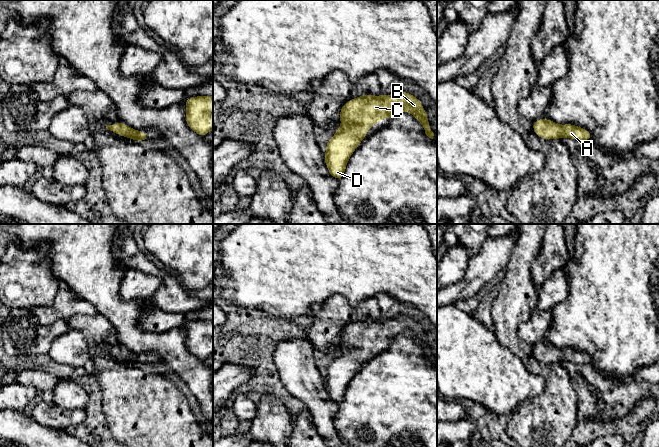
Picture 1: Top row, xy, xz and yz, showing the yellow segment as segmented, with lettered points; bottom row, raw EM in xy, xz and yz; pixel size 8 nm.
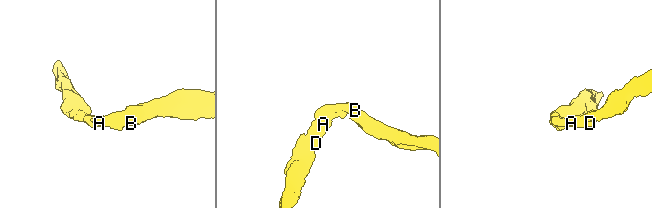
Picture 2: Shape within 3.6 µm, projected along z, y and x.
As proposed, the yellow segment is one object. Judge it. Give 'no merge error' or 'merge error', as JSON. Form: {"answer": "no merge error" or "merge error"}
{"answer": "no merge error"}

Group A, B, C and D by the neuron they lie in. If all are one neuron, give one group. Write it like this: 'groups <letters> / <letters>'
groups A B C D

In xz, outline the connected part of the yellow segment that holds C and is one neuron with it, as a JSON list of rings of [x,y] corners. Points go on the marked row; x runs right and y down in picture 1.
[[[398,91],[392,95],[373,96],[364,94],[345,103],[340,109],[342,126],[327,142],[325,163],[330,175],[340,180],[352,153],[365,138],[369,128],[383,118],[390,119],[396,112],[413,114],[422,124],[425,134],[433,139],[434,133],[425,109],[415,96]]]

